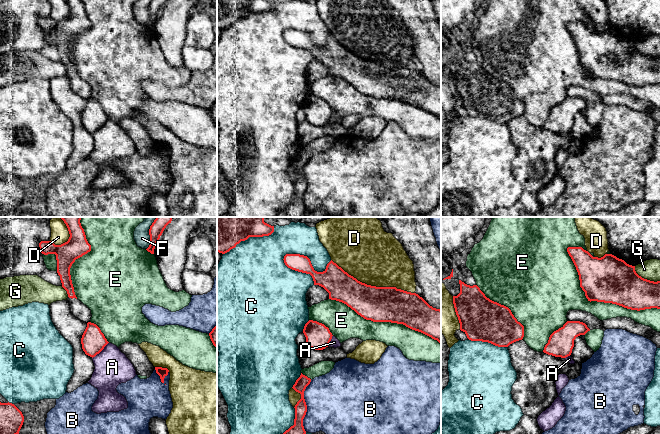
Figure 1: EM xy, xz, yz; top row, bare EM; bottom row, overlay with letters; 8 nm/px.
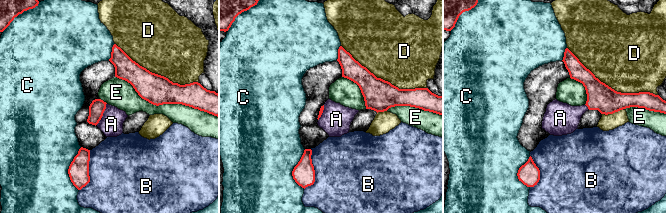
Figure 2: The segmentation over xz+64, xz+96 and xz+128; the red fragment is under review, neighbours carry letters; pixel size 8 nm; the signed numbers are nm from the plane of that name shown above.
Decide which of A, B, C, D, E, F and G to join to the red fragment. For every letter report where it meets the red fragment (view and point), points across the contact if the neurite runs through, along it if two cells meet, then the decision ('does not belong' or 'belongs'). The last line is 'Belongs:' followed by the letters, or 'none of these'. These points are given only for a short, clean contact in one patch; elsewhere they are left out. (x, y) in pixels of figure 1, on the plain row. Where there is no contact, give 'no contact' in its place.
A: contact xy (100, 127); belongs
B: contact xz (306, 182); does not belong
C: contact xz (309, 36); does not belong
D: contact xz (373, 62); does not belong
E: contact yz (598, 77); does not belong
F: contact xy (150, 13); does not belong
G: contact yz (645, 55); does not belong
Belongs: A

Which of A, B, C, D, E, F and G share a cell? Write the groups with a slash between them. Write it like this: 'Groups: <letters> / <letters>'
Groups: A / B / C / D F G / E

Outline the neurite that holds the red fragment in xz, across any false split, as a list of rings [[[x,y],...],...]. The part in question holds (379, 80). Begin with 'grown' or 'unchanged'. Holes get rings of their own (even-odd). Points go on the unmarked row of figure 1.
unchanged | [[[286,30],[285,41],[295,47],[310,50],[314,61],[323,63],[329,69],[329,75],[346,80],[358,91],[373,98],[391,98],[421,108],[441,120],[441,86],[430,82],[416,69],[407,68],[396,63],[376,63],[358,57],[345,48],[332,36],[323,48],[314,46],[310,35],[300,30]]]

